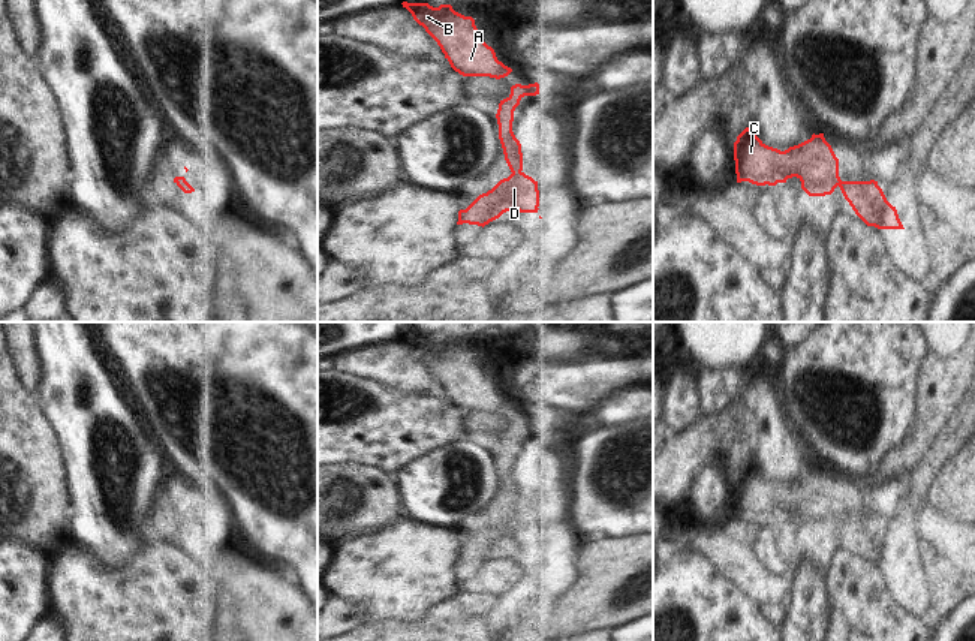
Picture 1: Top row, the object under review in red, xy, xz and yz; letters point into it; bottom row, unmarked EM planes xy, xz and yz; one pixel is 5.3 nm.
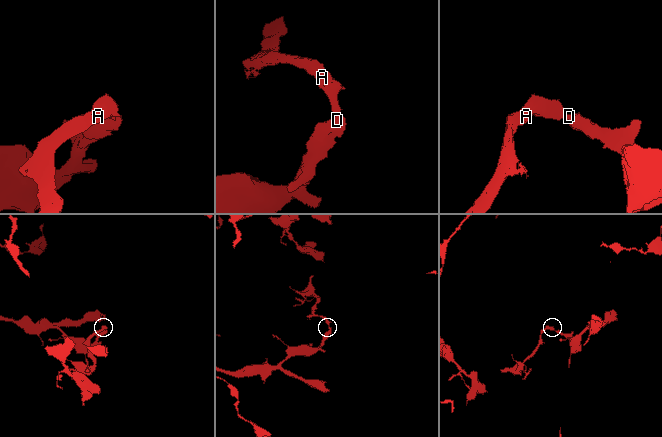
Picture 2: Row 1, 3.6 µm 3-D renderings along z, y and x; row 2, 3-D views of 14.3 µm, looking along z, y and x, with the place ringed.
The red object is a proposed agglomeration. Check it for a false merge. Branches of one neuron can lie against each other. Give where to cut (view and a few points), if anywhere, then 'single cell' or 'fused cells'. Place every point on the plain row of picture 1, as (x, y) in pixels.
xz (512, 506), (520, 508) | fused cells

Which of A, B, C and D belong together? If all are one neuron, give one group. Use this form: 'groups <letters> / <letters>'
groups A B C / D

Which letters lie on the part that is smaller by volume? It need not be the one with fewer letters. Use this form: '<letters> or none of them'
A, B, C

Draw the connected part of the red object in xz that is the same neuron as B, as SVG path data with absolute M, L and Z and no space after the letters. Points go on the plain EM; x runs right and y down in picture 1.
M401 338L413 355L437 377L451 403L463 412L505 413L512 404L497 395L475 361L451 340L433 343L428 338Z

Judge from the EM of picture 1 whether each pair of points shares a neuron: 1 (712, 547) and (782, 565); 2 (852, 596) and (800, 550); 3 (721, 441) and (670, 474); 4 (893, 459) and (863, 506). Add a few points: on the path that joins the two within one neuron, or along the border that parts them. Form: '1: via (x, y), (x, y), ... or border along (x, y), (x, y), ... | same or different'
1: border along (748, 536), (757, 556), (776, 575), (787, 575) | different
2: border along (827, 538), (825, 589), (830, 607) | different
3: via (709, 441), (698, 445), (682, 462) | same
4: via (890, 471), (870, 494) | same

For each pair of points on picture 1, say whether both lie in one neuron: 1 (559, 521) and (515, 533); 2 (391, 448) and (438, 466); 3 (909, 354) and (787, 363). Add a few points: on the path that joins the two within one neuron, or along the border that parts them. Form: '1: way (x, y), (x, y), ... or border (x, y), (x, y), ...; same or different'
1: border (560, 499), (556, 499), (538, 517), (536, 547); different
2: border (448, 444), (430, 450), (394, 471); different
3: way (879, 337), (846, 337), (816, 358); same

